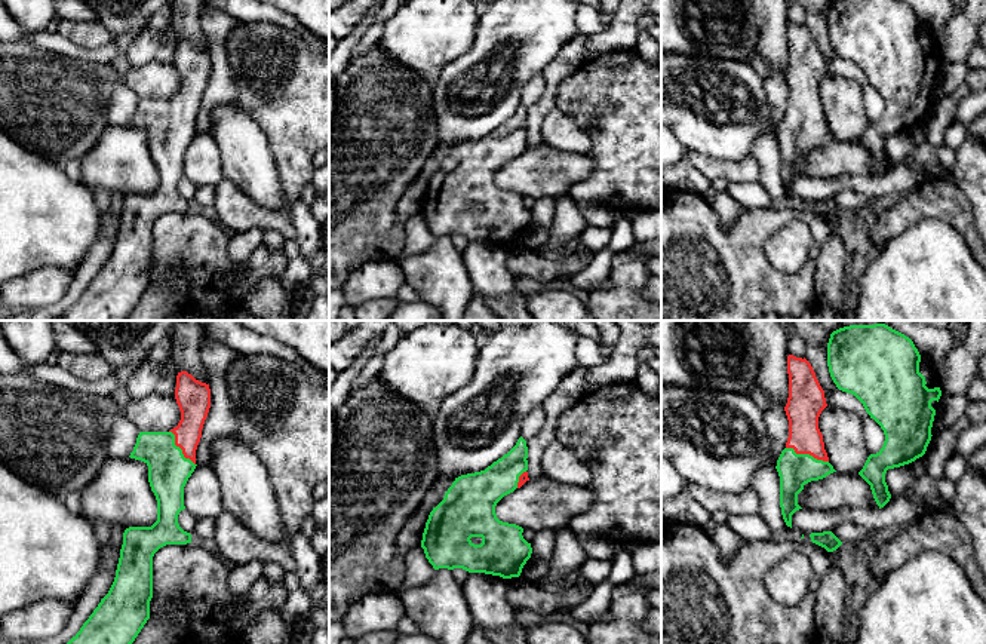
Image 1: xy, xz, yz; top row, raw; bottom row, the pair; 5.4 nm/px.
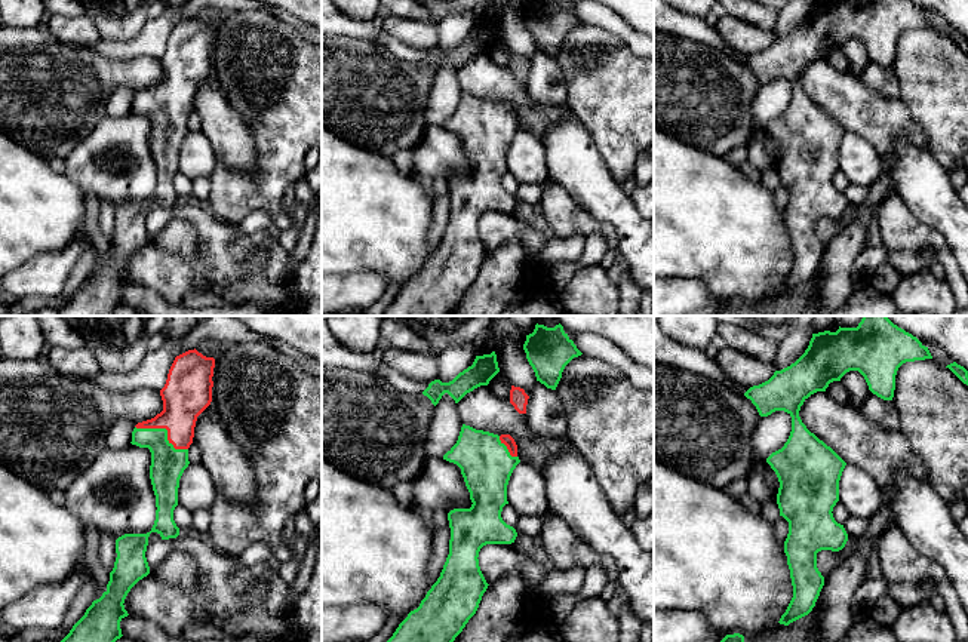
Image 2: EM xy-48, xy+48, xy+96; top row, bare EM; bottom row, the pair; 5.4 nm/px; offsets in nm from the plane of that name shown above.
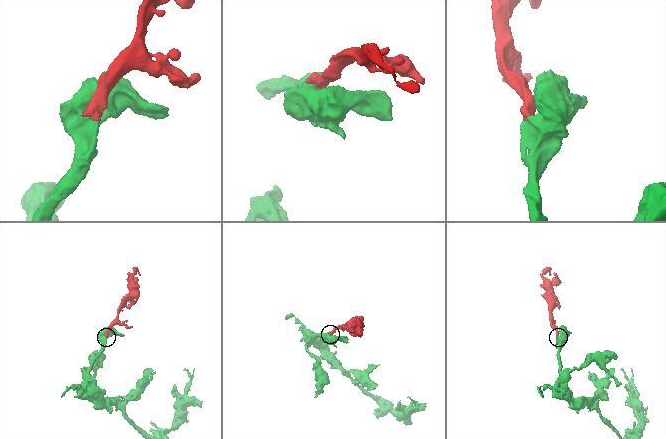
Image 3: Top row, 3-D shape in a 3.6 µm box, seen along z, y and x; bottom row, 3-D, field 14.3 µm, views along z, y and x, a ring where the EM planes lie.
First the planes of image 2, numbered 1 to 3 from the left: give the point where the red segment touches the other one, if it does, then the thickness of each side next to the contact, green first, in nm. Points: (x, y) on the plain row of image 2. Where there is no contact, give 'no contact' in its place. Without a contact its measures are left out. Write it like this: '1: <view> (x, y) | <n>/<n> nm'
1: xy-48 (166, 98) | 190/260 nm
2: xy+48 (506, 116) | 280/60 nm
3: no contact

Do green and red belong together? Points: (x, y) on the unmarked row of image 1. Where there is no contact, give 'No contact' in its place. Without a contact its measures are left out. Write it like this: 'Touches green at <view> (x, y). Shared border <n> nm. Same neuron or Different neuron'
Touches green at yz (807, 122). Shared border 240 nm. Same neuron

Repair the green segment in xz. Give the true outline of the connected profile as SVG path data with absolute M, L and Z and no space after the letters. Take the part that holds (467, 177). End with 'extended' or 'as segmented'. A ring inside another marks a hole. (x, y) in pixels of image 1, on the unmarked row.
M520 104L516 113L485 138L455 145L443 168L433 175L426 190L421 215L434 237L463 236L469 240L485 240L503 246L519 245L531 226L532 215L516 191L497 185L495 174L507 162L520 156L528 145L528 114Z; extended

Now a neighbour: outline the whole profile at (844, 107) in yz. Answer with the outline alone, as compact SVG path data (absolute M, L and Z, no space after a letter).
M826 74L818 85L829 131L839 141L858 141L869 122L858 82Z

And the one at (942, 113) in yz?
M971 68L965 82L955 92L931 104L922 128L925 139L936 150L946 141L946 129L953 123L958 102L982 89L986 89L986 68Z

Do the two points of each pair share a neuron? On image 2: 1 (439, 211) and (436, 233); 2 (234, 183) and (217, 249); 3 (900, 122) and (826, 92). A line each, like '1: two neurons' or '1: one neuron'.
1: one neuron
2: two neurons
3: one neuron

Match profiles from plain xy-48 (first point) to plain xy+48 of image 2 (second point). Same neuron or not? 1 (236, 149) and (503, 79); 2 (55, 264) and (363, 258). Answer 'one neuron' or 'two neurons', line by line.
1: two neurons
2: two neurons

